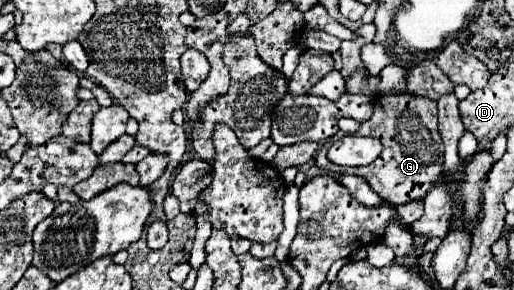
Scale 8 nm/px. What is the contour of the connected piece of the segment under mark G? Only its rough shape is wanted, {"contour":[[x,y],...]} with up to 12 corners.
{"contour":[[377,97],[357,135],[383,143],[369,167],[317,167],[363,177],[391,205],[423,199],[443,175],[437,103]]}

